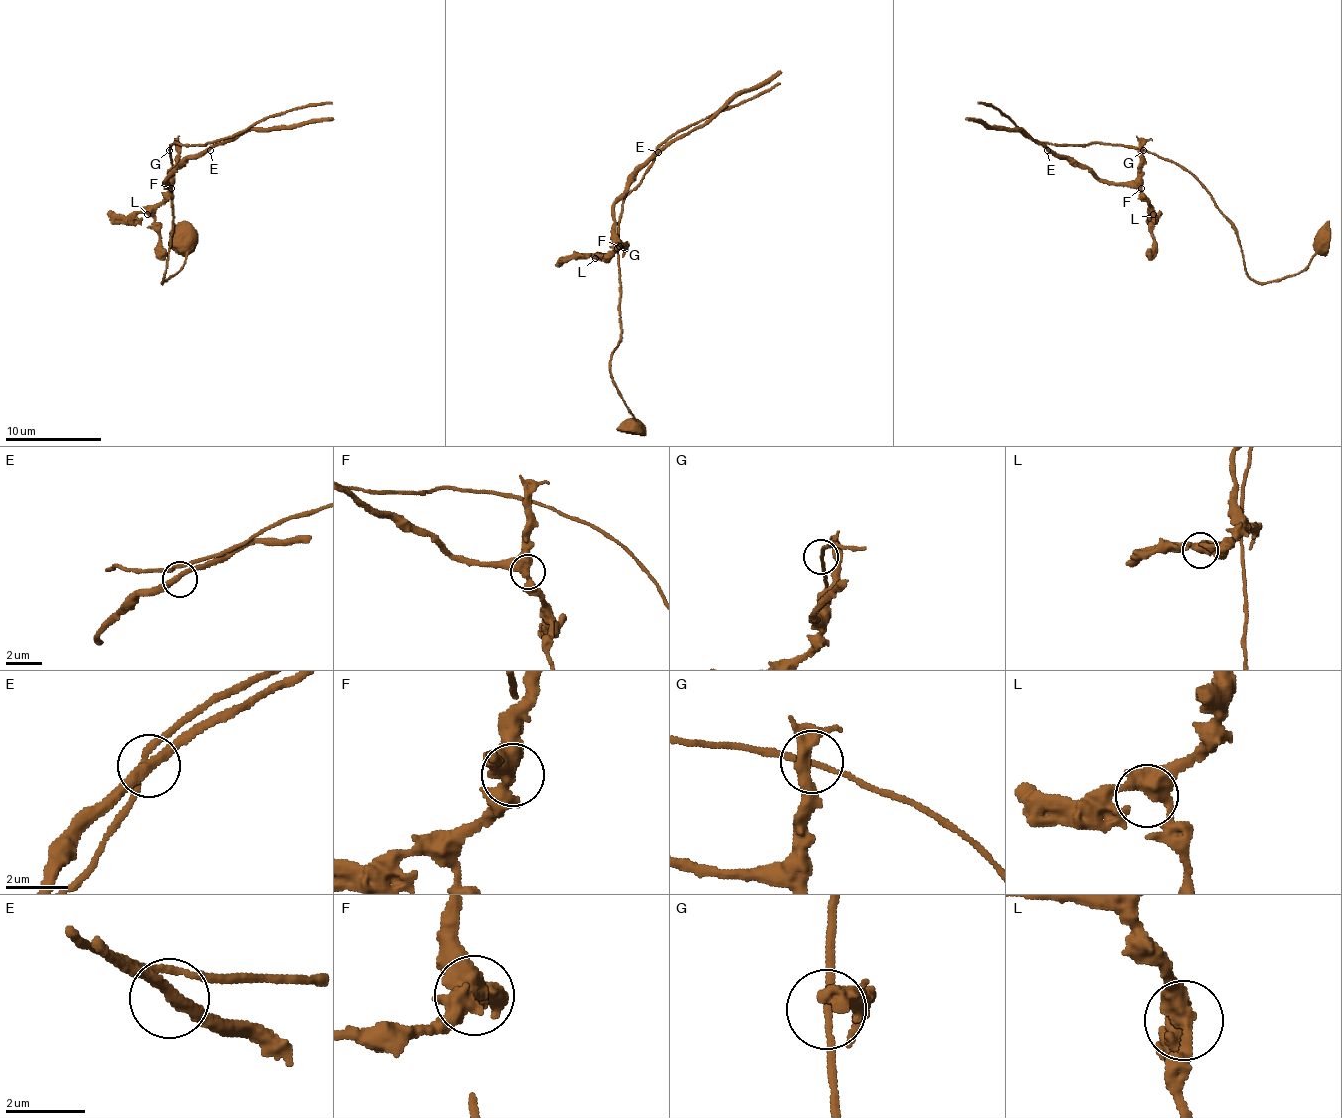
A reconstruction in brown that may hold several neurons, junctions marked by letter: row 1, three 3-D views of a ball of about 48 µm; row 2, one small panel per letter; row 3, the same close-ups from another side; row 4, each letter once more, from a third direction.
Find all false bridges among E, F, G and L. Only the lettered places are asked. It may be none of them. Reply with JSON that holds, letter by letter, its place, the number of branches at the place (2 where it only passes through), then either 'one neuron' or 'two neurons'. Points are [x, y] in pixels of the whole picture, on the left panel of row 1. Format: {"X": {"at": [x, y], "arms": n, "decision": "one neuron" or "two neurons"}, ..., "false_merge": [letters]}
{"E": {"at": [210, 150], "arms": 2, "decision": "one neuron"}, "F": {"at": [171, 188], "arms": 3, "decision": "one neuron"}, "G": {"at": [169, 150], "arms": 3, "decision": "one neuron"}, "L": {"at": [147, 214], "arms": 3, "decision": "one neuron"}, "false_merge": []}

